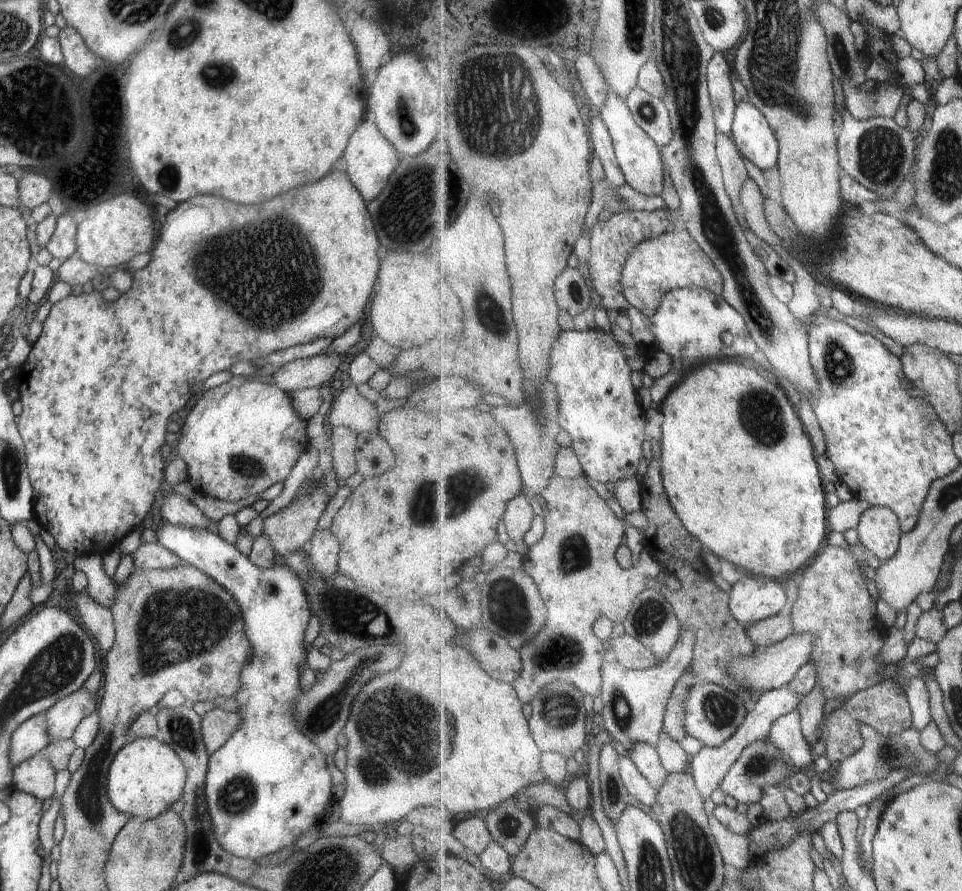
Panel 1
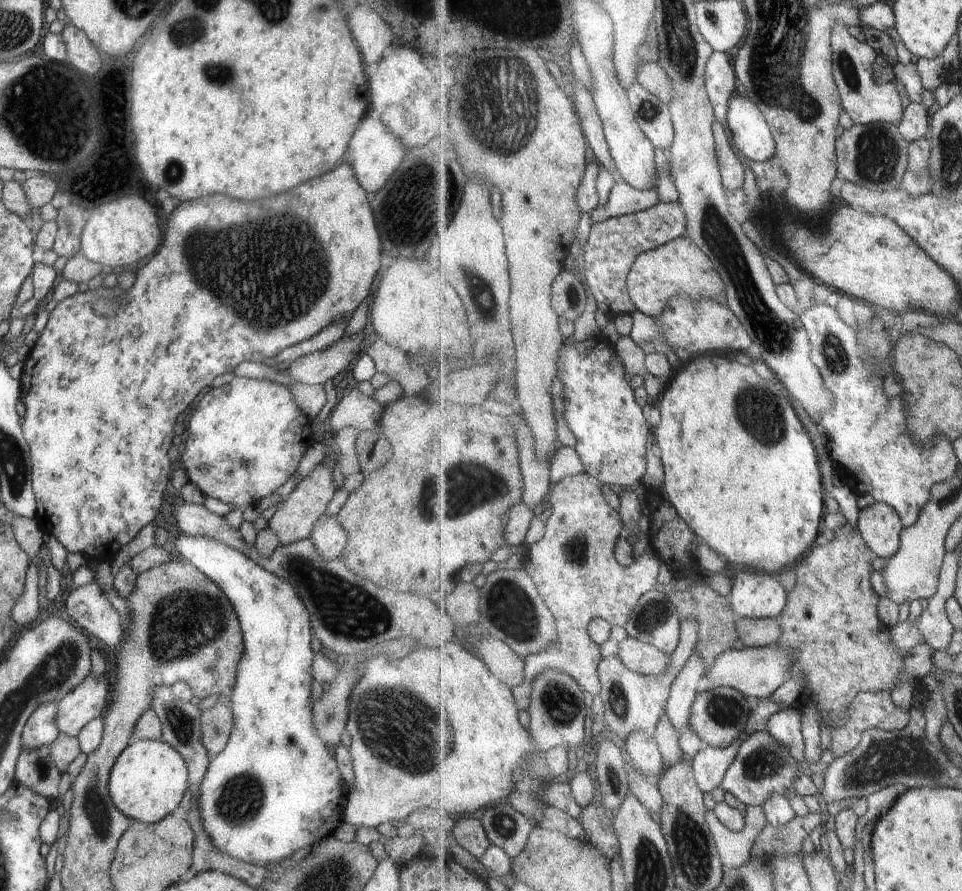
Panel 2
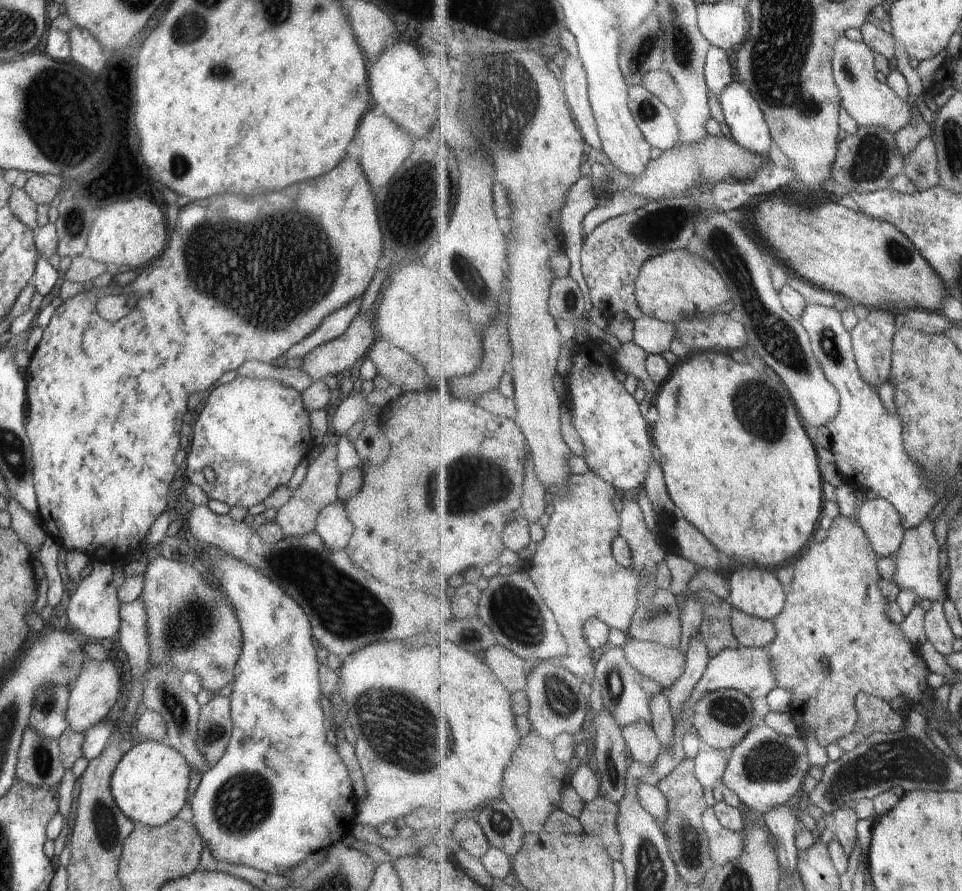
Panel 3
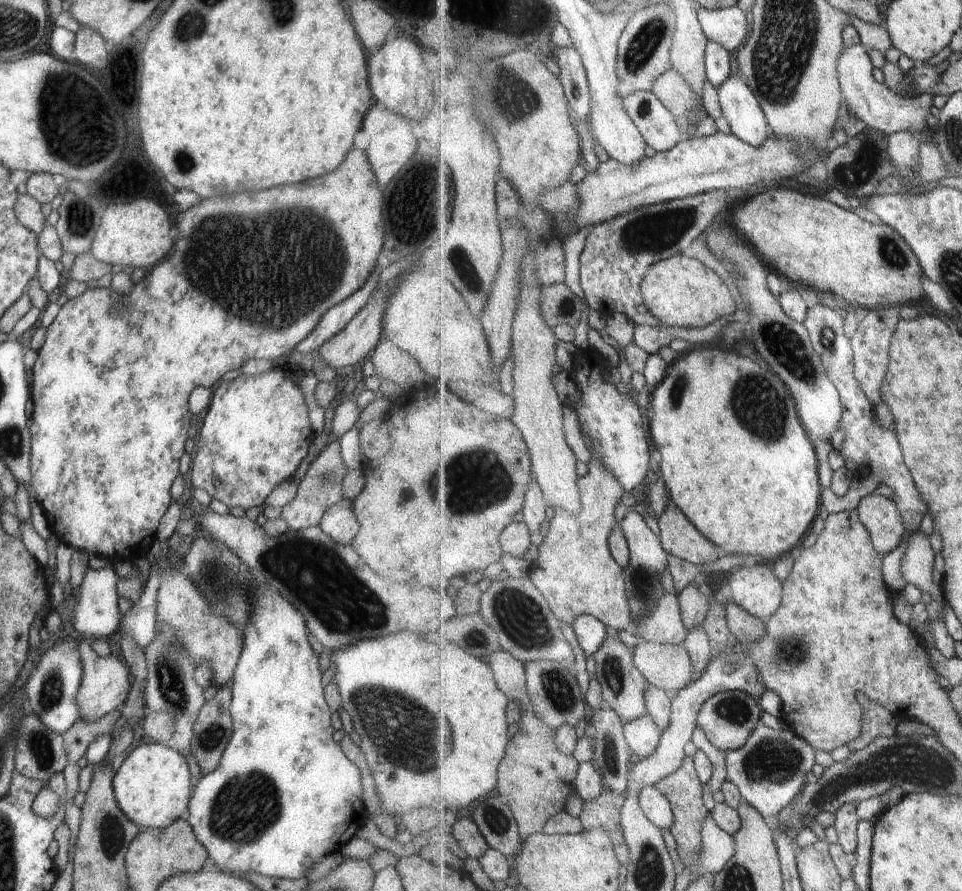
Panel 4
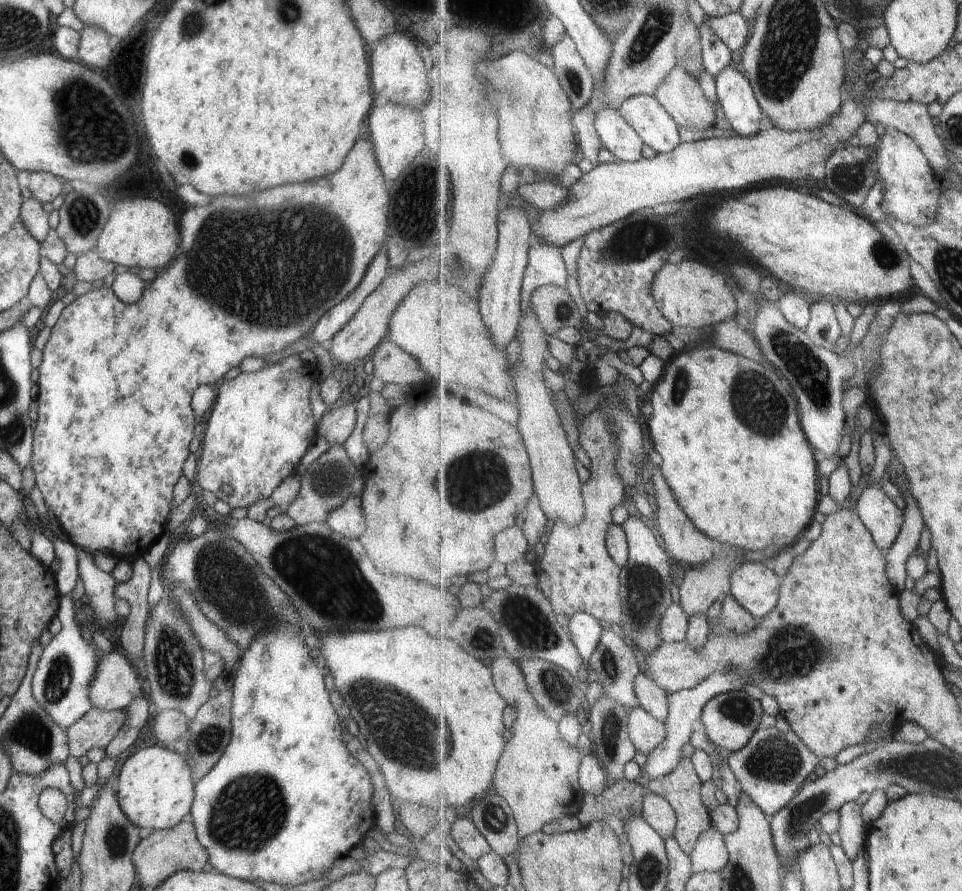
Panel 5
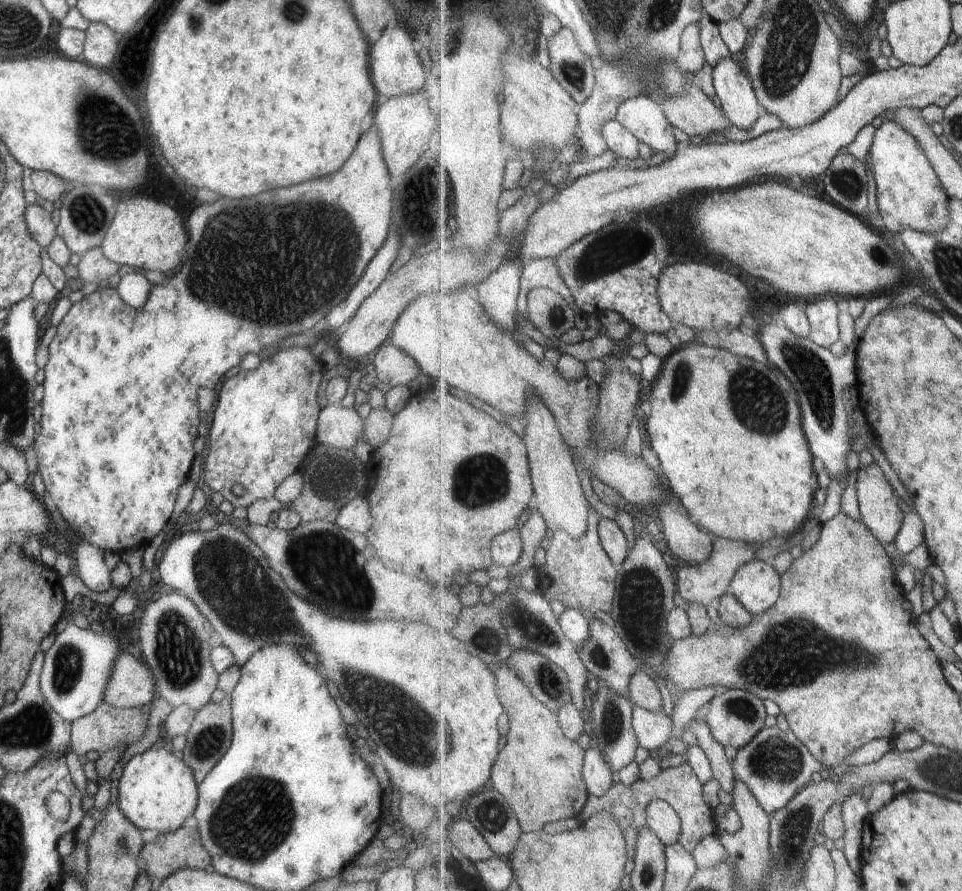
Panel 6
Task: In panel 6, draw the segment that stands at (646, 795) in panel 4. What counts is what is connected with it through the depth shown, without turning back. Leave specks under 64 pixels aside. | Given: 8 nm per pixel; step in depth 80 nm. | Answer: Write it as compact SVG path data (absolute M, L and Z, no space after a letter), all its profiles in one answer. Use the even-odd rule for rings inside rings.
M655 801L648 808L648 828L663 841L663 844L679 843L682 836L682 822L678 812L667 801Z

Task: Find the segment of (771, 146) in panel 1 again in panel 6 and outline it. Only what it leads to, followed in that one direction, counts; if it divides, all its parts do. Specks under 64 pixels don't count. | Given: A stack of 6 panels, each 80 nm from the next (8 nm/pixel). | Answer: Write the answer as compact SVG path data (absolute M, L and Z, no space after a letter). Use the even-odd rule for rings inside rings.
M736 57L724 58L714 66L713 84L721 102L720 106L736 127L749 130L757 122L757 118L764 113L749 74L741 68L740 64L737 64Z

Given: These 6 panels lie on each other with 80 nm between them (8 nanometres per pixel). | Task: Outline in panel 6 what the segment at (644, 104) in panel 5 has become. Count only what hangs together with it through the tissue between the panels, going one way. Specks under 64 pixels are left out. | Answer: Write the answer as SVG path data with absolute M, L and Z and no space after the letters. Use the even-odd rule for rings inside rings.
M639 95L625 100L619 105L616 119L653 152L679 152L681 144L671 132L672 124L662 105L651 97Z

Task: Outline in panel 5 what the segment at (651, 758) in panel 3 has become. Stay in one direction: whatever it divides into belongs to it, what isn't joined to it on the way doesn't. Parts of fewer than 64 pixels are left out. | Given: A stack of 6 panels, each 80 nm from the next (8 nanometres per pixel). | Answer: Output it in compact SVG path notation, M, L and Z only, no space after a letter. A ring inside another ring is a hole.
M639 706L630 712L630 729L631 740L643 754L651 754L666 737L666 722L655 718L649 714L643 707Z

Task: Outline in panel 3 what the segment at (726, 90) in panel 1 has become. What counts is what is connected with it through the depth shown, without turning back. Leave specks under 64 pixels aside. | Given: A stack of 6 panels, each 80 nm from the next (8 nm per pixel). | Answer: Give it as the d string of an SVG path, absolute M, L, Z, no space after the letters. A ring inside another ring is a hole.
M711 45L706 58L706 81L710 94L715 96L720 104L723 91L735 78L734 68L731 67L727 51Z

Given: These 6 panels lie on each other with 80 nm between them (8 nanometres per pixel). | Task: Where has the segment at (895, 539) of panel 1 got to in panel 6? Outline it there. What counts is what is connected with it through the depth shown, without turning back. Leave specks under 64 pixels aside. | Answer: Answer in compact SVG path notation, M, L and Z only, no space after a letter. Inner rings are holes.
M875 461L864 467L859 466L856 474L858 476L857 488L862 522L871 529L871 532L875 533L881 542L894 542L898 538L907 516L899 508L899 498L901 497L897 493L895 494L894 486L890 483L884 470Z

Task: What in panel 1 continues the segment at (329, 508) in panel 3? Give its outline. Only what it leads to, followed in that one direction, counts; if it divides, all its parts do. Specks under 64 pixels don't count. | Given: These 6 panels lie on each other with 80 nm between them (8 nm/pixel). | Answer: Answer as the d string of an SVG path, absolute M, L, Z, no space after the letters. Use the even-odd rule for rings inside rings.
M327 528L317 530L306 548L313 568L317 570L317 574L321 574L321 580L329 580L329 576L335 574L337 550L339 550L339 542L335 540L335 536L331 536L331 532Z

